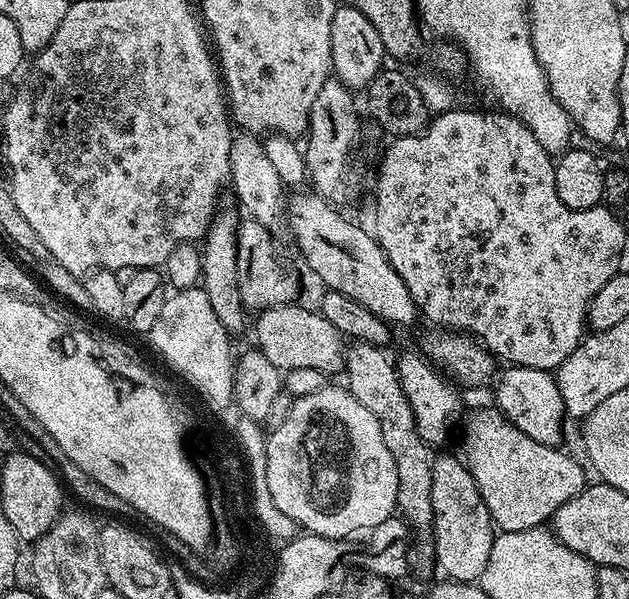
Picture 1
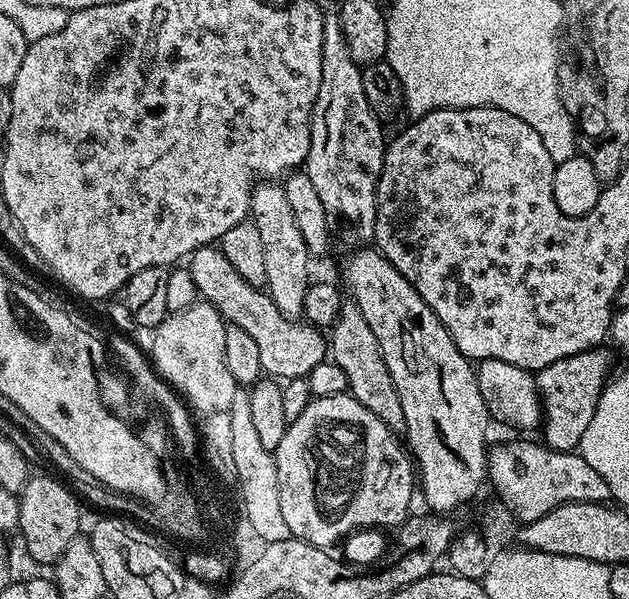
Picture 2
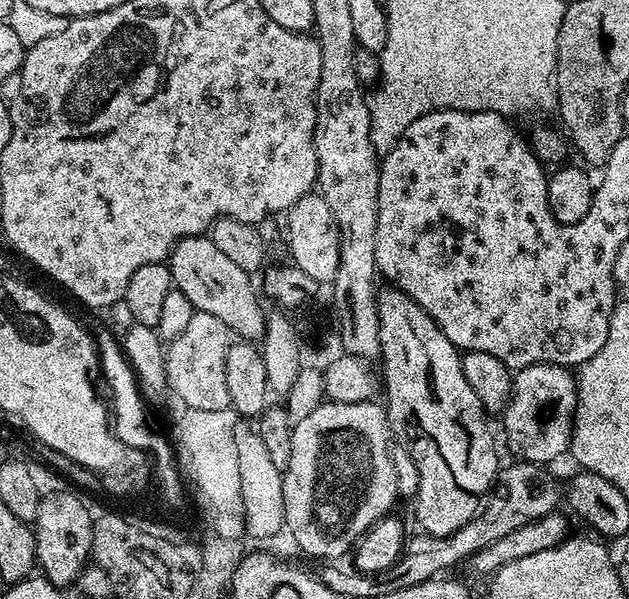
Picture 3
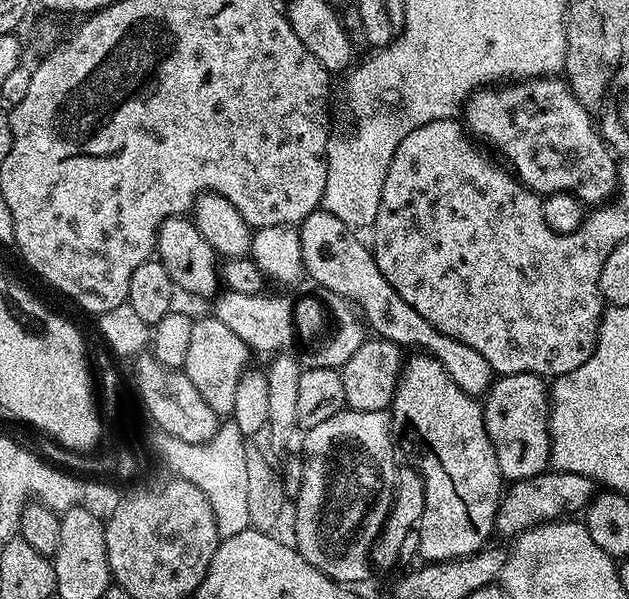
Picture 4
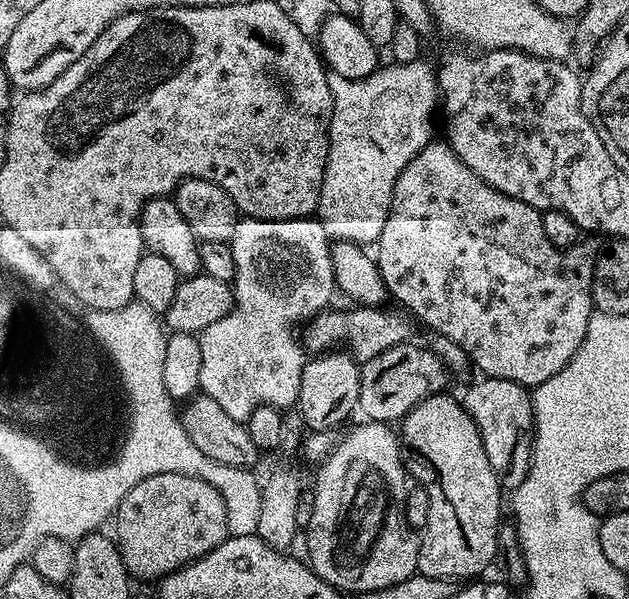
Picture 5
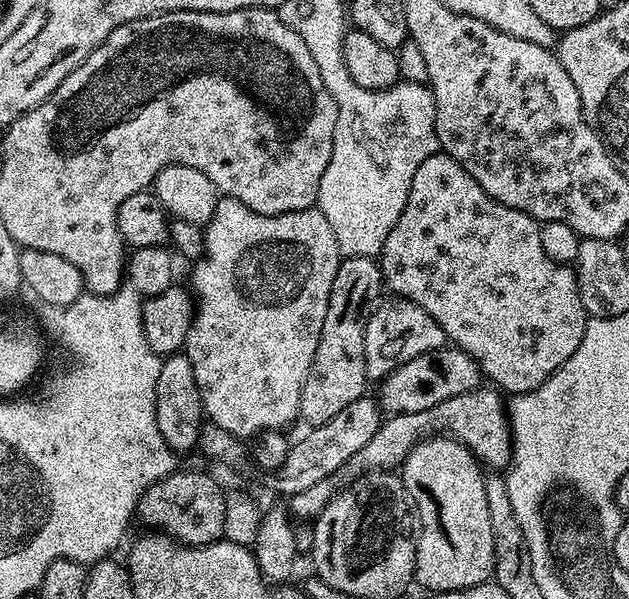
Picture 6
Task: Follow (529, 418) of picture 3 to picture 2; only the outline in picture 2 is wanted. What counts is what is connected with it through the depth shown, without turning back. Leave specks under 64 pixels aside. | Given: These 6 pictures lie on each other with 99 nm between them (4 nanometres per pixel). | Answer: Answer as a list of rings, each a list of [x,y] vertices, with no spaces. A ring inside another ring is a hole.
[[[604,346],[591,348],[582,354],[550,362],[550,366],[535,373],[537,390],[543,404],[542,440],[555,452],[576,452],[580,447],[582,434],[586,434],[586,426],[590,426],[594,419],[598,398],[605,384],[609,383],[610,373],[613,371],[612,356],[606,349]]]

